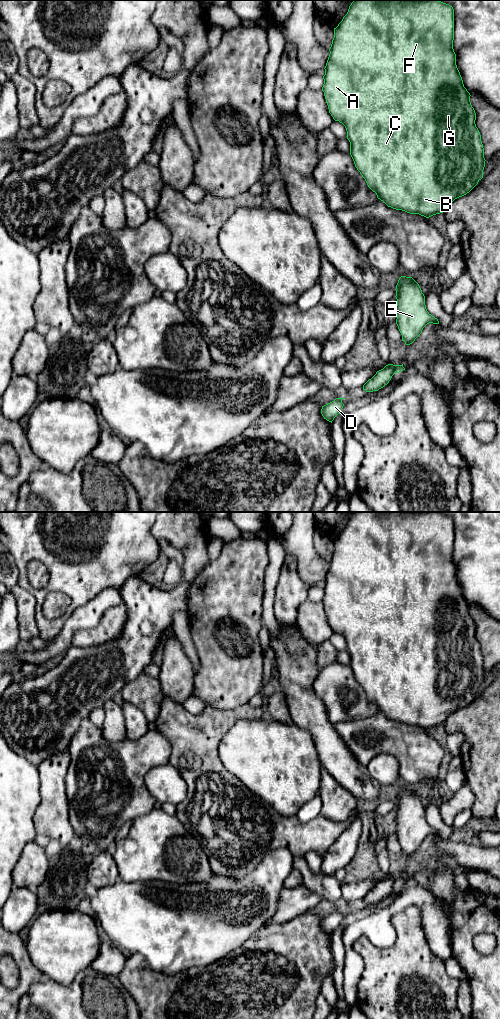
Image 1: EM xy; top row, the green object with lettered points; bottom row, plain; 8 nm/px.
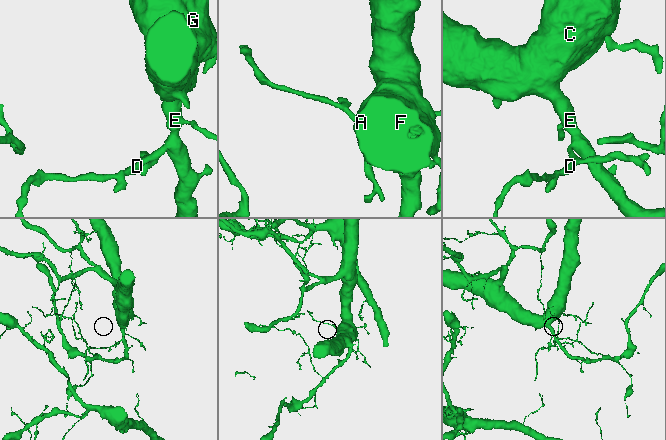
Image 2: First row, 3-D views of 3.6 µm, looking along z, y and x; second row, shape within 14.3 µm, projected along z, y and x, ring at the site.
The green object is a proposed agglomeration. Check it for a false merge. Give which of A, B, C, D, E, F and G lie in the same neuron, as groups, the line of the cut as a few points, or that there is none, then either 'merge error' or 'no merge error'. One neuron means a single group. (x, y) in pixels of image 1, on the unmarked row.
groups A B C D E F G; cut none; no merge error

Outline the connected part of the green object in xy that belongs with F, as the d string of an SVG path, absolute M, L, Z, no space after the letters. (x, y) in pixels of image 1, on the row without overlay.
M354 512L347 526L334 540L330 566L324 580L322 603L329 625L335 633L345 638L350 654L350 667L368 699L388 719L426 730L443 725L451 714L469 705L483 690L486 673L481 647L475 636L476 625L470 614L471 607L464 599L456 577L453 552L454 521L449 516L438 512Z

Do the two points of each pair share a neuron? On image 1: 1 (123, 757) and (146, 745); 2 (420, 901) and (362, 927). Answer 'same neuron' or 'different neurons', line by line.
1: same neuron
2: same neuron

